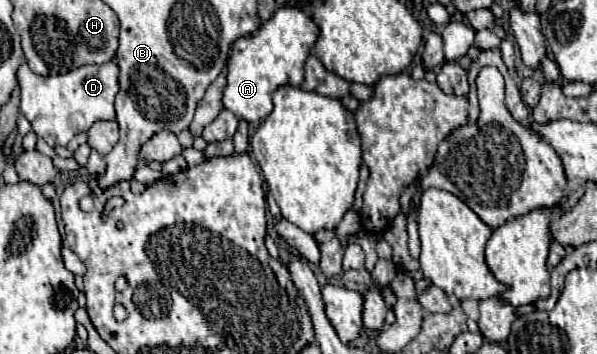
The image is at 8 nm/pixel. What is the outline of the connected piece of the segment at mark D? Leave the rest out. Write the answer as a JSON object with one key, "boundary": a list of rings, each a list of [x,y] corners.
{"boundary":[[[24,62],[18,68],[18,82],[22,90],[20,112],[30,120],[36,136],[43,138],[50,147],[66,146],[70,142],[66,138],[72,132],[88,132],[96,120],[116,118],[114,98],[120,90],[118,74],[118,64],[108,62],[102,66],[82,66],[60,76],[36,76]]]}

